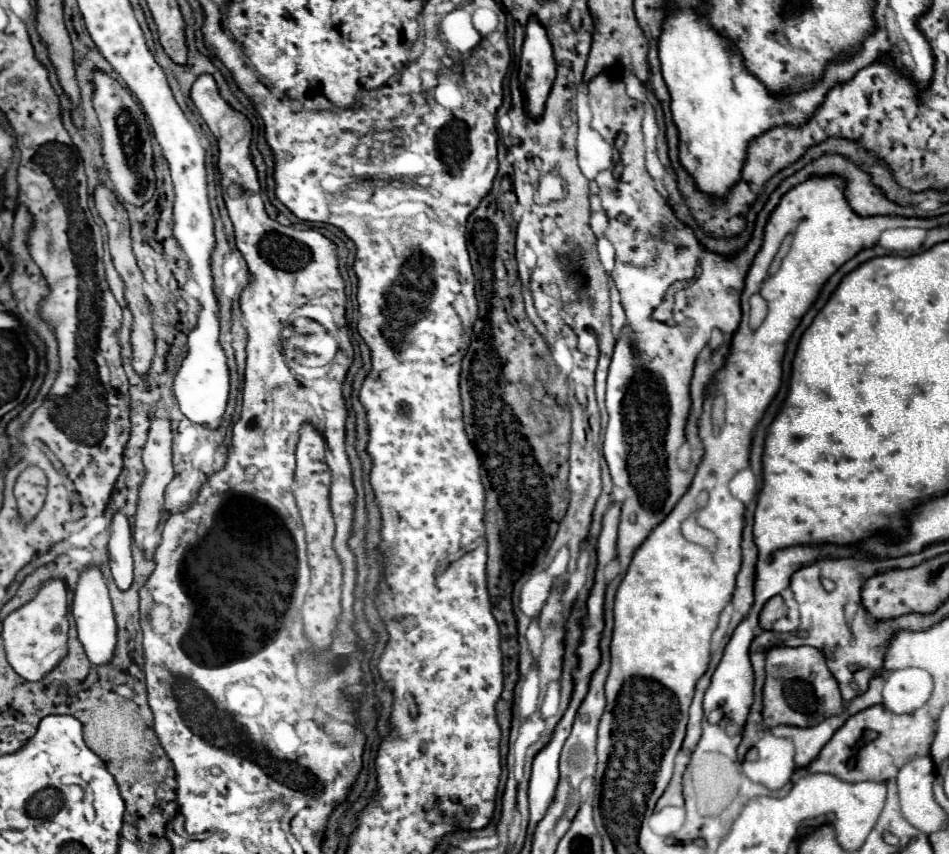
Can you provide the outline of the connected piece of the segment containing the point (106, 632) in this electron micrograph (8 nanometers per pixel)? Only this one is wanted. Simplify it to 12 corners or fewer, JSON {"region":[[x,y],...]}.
{"region":[[82,571],[72,599],[78,639],[108,663],[116,623],[102,571]]}

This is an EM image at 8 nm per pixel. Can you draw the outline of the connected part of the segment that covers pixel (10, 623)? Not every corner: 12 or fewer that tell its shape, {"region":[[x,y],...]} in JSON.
{"region":[[48,579],[4,619],[12,669],[68,653],[68,589]]}

